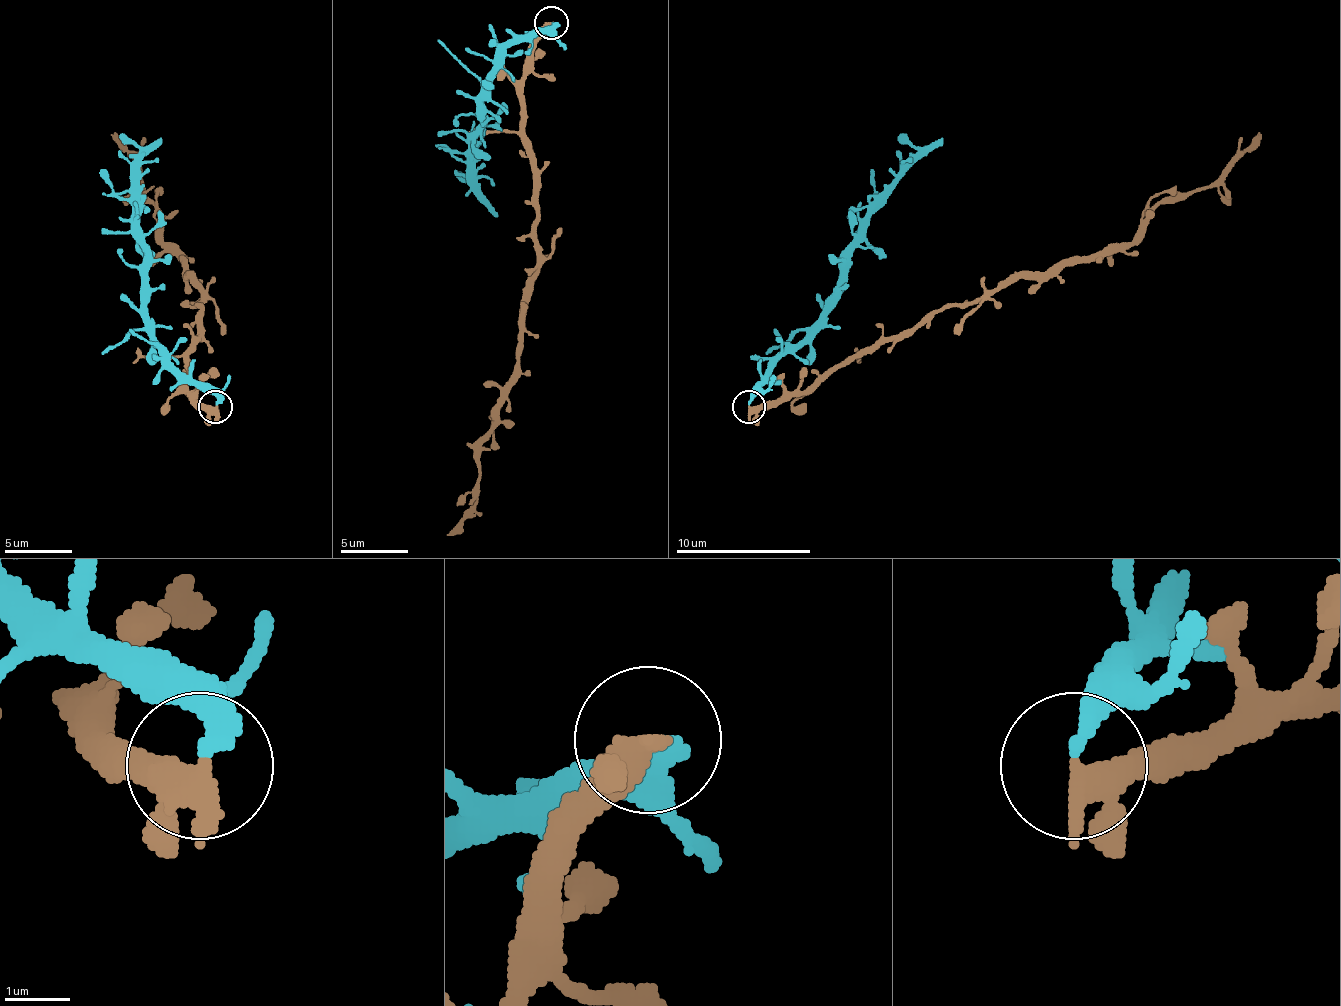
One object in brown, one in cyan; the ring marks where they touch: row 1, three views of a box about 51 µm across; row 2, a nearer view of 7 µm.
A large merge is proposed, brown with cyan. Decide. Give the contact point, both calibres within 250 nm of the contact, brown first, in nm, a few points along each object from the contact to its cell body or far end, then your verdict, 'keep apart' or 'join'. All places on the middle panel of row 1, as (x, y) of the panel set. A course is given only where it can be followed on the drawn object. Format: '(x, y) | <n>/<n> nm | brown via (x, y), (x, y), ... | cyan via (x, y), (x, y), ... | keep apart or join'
(551, 23) | 400/320 nm | brown via (552, 22), (522, 89), (535, 266), (522, 296), (515, 378), (484, 435), (478, 503), (450, 534) | cyan via (552, 22), (545, 28), (532, 28), (515, 39), (484, 79), (481, 113), (474, 134), (474, 191), (498, 215) | keep apart

